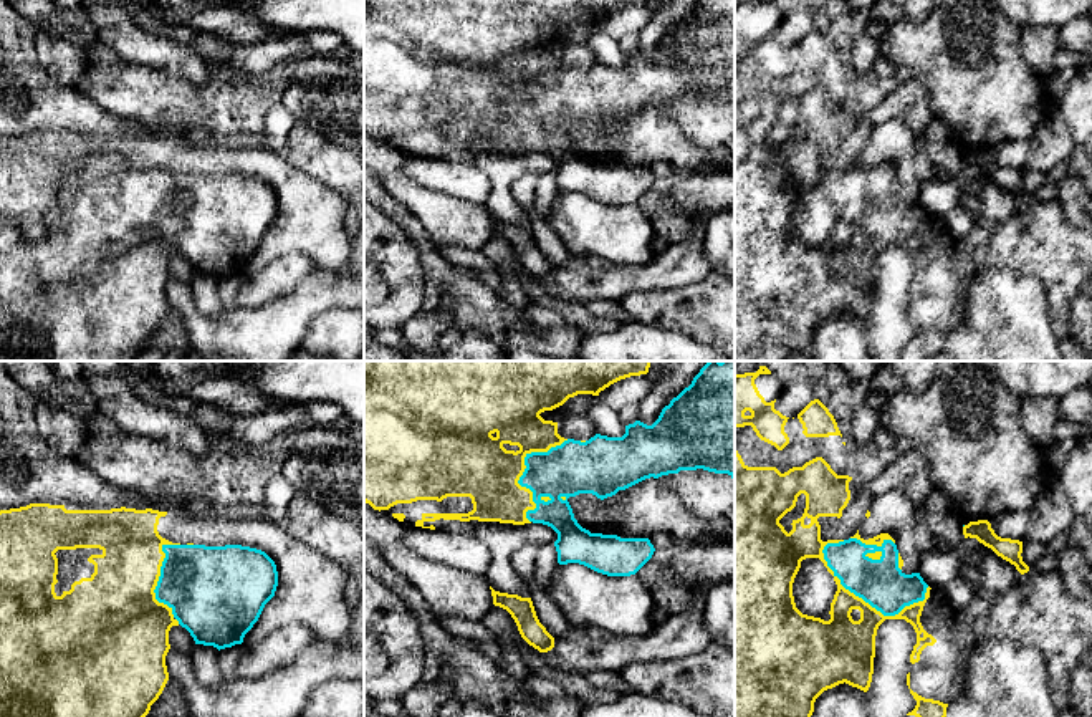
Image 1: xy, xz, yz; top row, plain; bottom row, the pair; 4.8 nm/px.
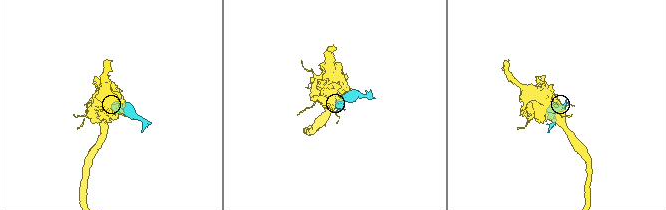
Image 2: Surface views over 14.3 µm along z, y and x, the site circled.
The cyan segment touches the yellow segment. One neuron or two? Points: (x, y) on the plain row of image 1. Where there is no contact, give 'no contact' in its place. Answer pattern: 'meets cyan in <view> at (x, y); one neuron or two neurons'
meets cyan in yz at (872, 235); two neurons

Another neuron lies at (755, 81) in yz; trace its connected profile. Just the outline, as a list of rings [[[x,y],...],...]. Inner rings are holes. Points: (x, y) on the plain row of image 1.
[[[789,46],[784,61],[789,73],[778,79],[774,75],[761,70],[751,55],[735,56],[735,79],[741,84],[748,96],[776,96],[781,103],[796,96],[797,84],[804,84],[804,91],[821,86],[812,68],[806,66]]]

